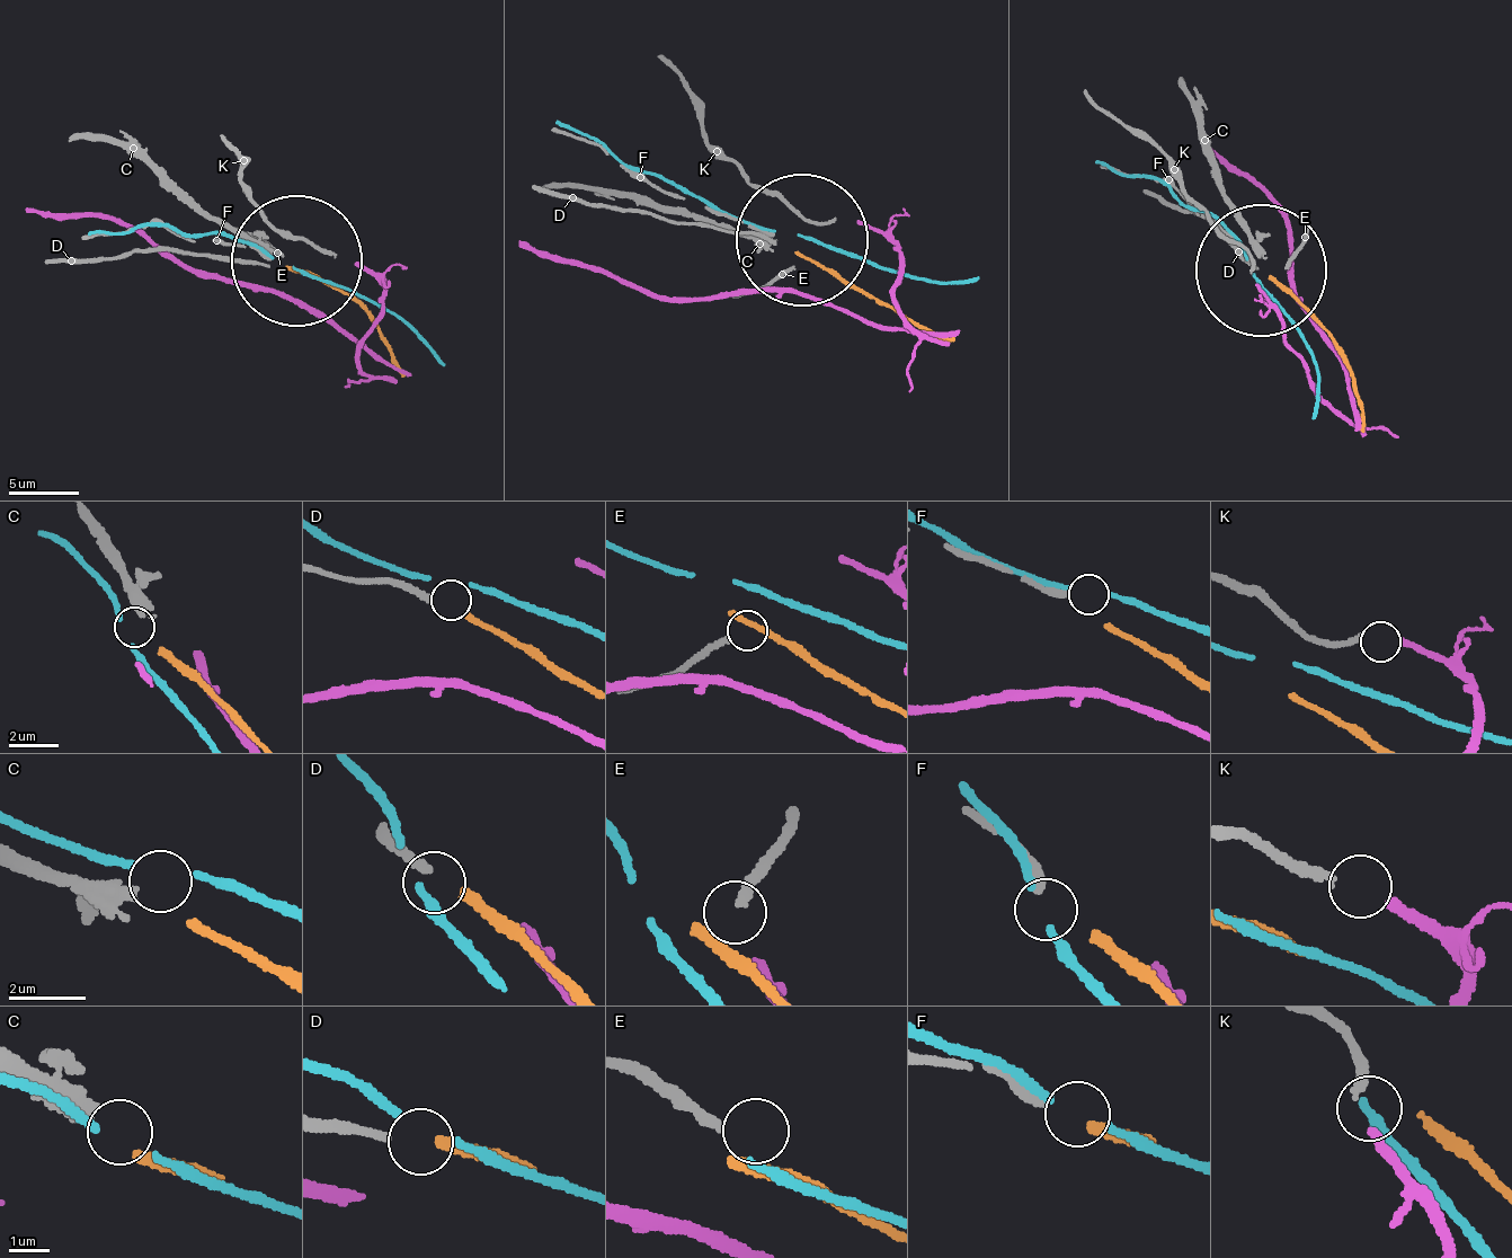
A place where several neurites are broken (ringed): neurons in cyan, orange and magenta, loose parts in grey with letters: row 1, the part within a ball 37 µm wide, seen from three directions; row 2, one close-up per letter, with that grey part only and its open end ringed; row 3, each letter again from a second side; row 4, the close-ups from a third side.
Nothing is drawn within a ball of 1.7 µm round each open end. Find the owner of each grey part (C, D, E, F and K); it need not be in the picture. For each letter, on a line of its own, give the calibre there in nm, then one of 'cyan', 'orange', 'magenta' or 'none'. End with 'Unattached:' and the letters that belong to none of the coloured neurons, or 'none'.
C: 360 nm | none
D: 200 nm | orange
E: 240 nm | none
F: 320 nm | none
K: 220 nm | magenta
Unattached: C, E, F

